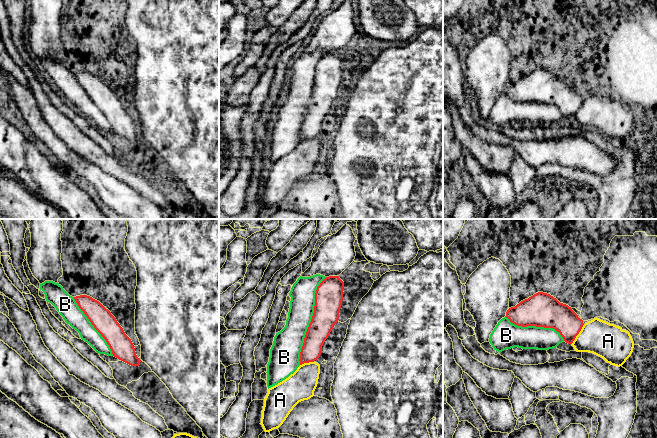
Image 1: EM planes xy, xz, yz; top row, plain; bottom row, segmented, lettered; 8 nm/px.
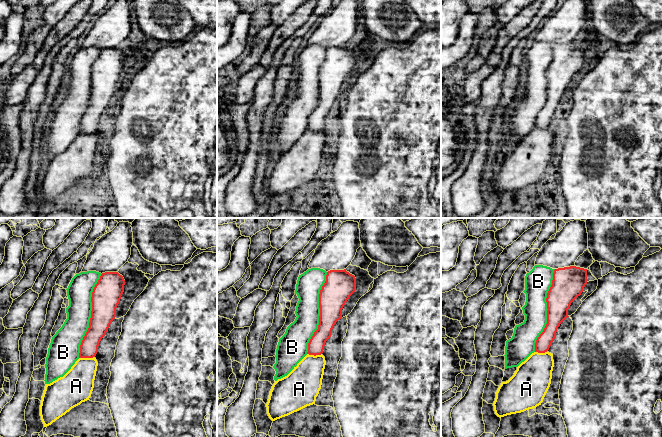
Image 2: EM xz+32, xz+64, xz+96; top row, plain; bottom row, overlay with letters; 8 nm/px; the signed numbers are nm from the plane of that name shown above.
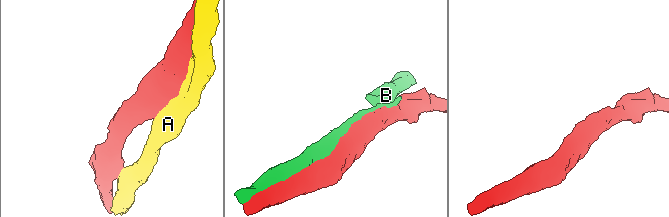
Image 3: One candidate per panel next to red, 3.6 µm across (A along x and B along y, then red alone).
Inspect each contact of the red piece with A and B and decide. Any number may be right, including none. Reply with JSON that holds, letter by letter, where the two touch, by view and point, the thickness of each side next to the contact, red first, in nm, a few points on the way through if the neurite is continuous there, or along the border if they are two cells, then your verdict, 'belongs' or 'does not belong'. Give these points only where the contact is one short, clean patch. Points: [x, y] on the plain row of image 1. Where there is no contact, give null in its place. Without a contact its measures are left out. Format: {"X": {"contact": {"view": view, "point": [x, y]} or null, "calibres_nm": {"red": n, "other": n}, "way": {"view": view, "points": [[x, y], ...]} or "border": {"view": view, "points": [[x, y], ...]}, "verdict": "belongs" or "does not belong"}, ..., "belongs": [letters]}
{"A": {"contact": {"view": "yz", "point": [578, 109]}, "calibres_nm": {"red": 220, "other": 280}, "verdict": "does not belong"}, "B": {"contact": {"view": "xz", "point": [311, 97]}, "calibres_nm": {"red": 220, "other": 220}, "verdict": "does not belong"}, "belongs": []}

